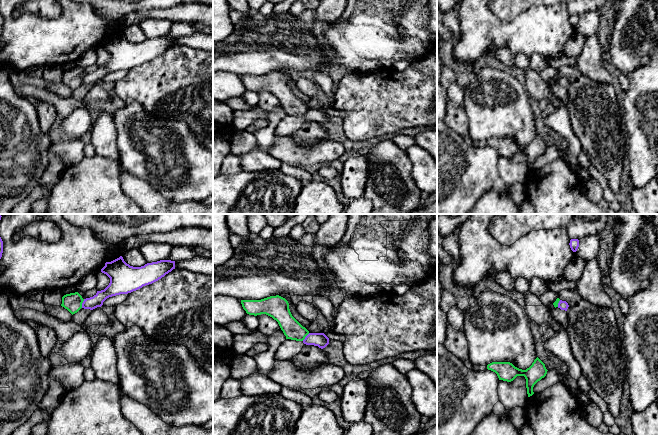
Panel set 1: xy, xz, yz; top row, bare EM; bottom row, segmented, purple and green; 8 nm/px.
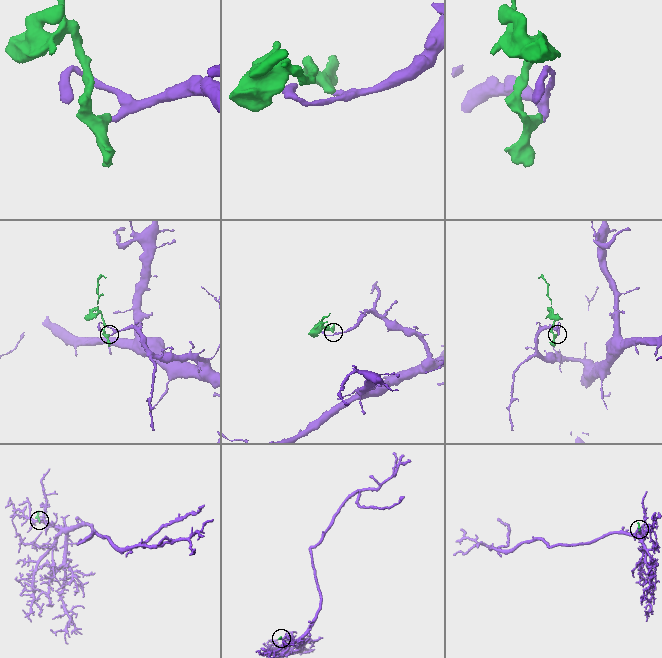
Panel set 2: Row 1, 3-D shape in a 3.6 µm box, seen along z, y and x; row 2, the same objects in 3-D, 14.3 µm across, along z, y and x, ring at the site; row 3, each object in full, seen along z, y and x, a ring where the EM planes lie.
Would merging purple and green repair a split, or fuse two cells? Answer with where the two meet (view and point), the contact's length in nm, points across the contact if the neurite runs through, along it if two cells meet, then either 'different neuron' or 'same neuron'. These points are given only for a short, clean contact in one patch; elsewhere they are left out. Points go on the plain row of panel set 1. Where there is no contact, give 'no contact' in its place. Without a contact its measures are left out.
xy (82, 79) | 80 nm | along xy (84, 75), (81, 83) | different neuron

